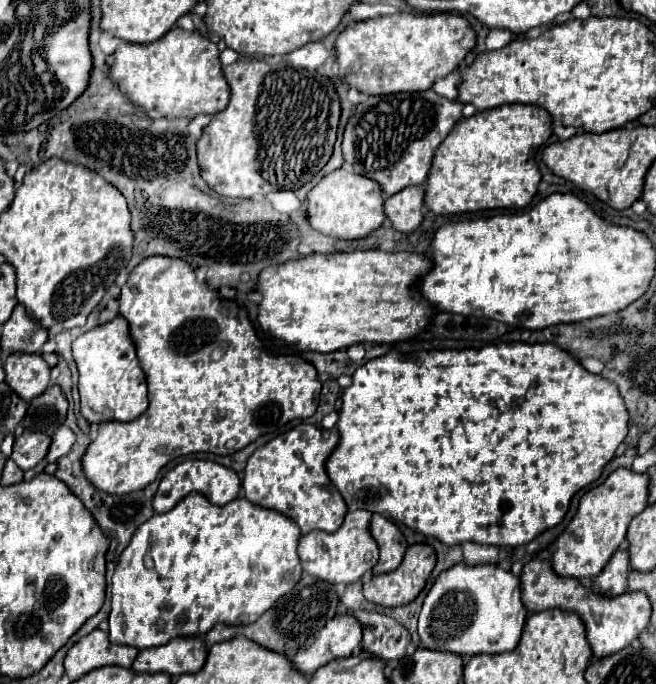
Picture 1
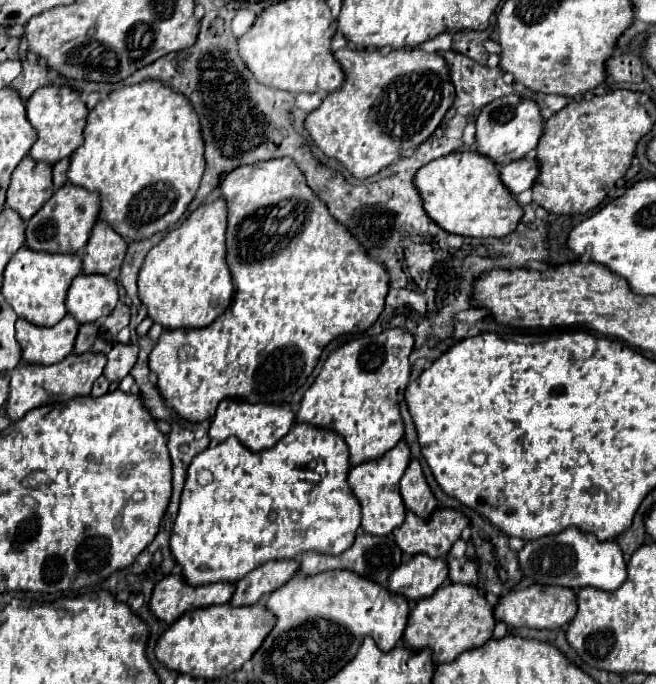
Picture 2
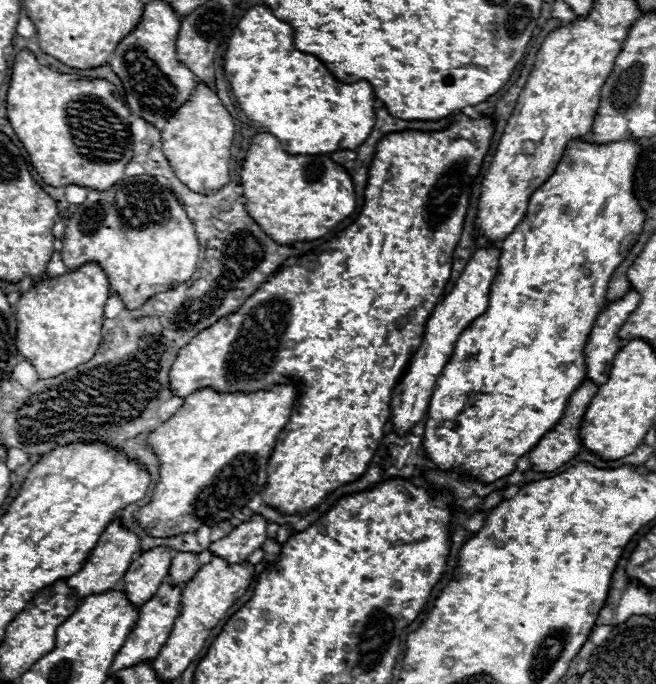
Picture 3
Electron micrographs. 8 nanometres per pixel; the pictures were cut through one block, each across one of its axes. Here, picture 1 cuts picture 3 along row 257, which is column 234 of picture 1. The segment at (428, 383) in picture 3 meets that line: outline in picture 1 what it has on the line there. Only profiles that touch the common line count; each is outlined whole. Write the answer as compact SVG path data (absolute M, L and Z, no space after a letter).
M184 460L180 462L178 466L174 466L160 482L158 486L158 492L154 496L154 510L158 514L162 512L168 512L172 510L182 498L186 498L190 492L198 492L198 494L204 494L212 504L216 506L226 506L228 502L236 500L238 498L238 492L240 492L240 478L234 470L230 468L224 468L216 462L210 462L210 460Z

